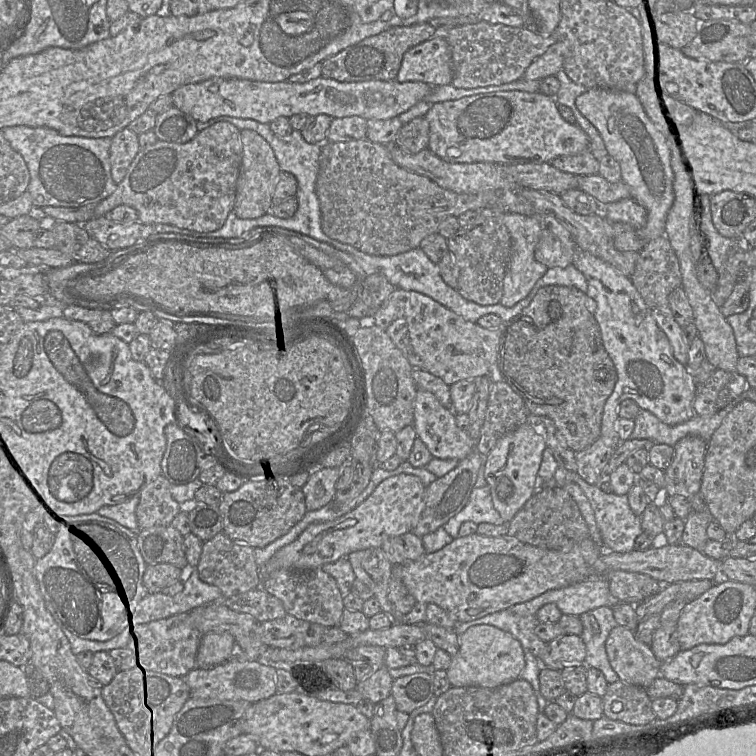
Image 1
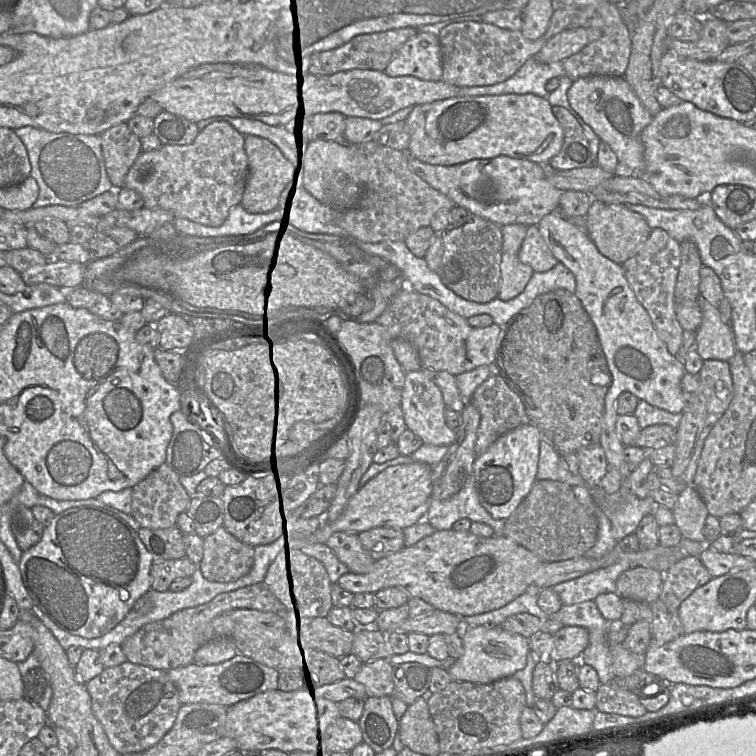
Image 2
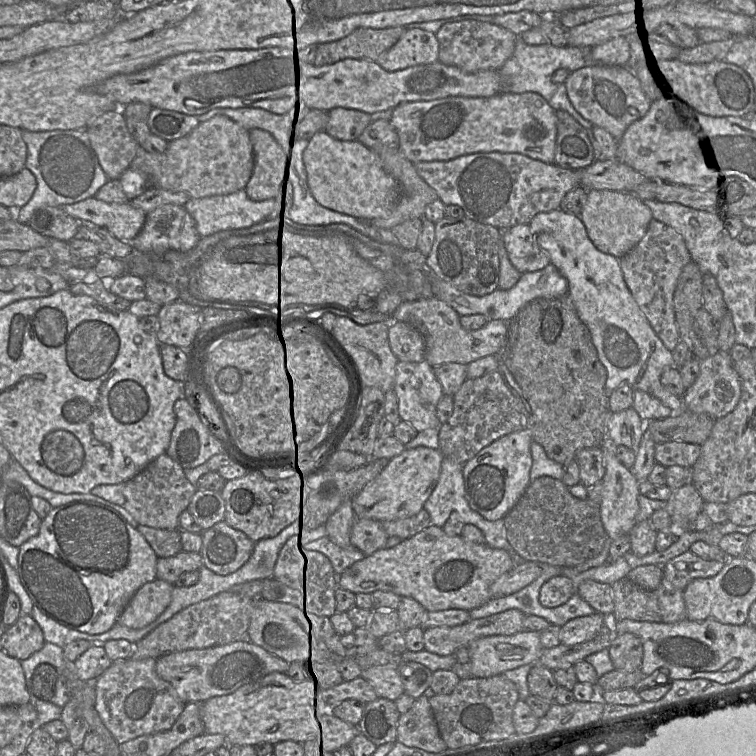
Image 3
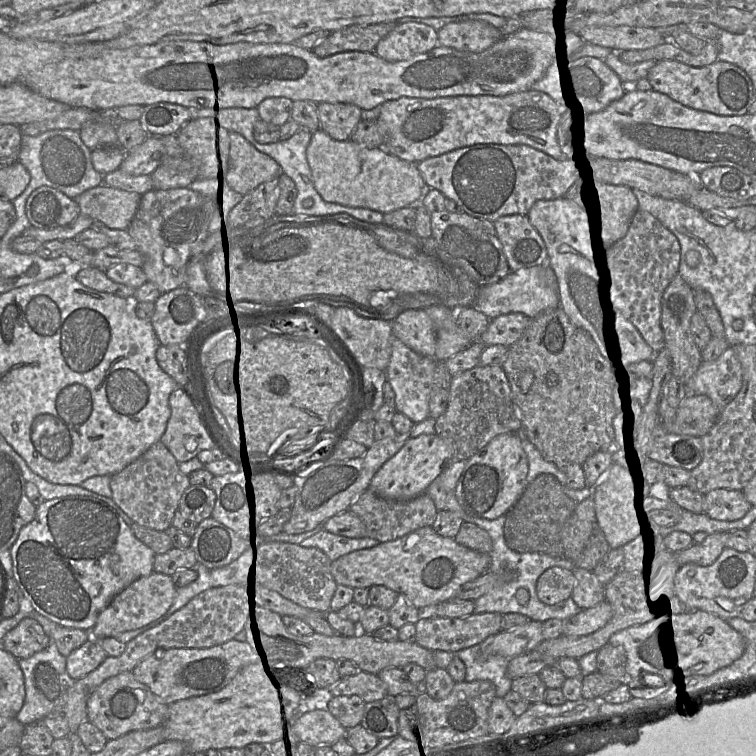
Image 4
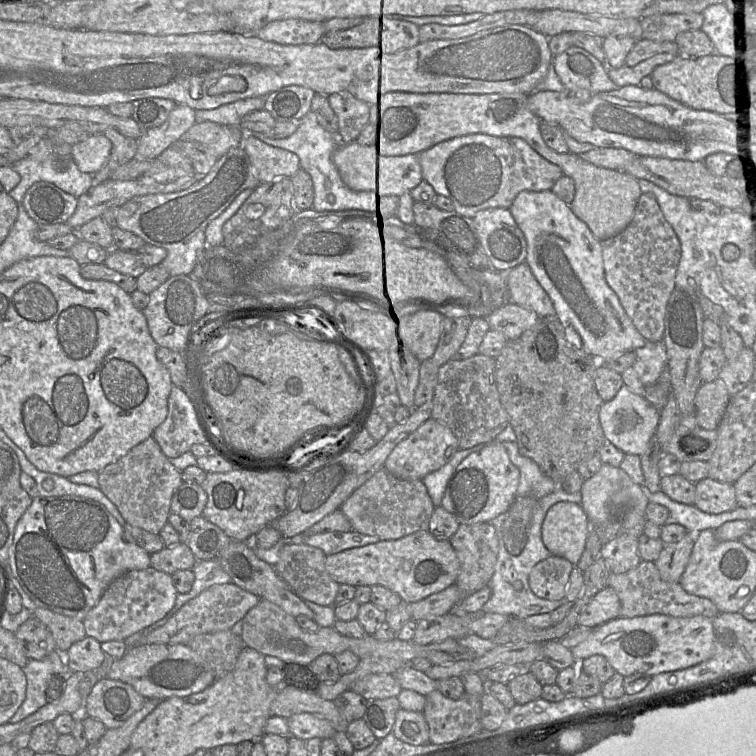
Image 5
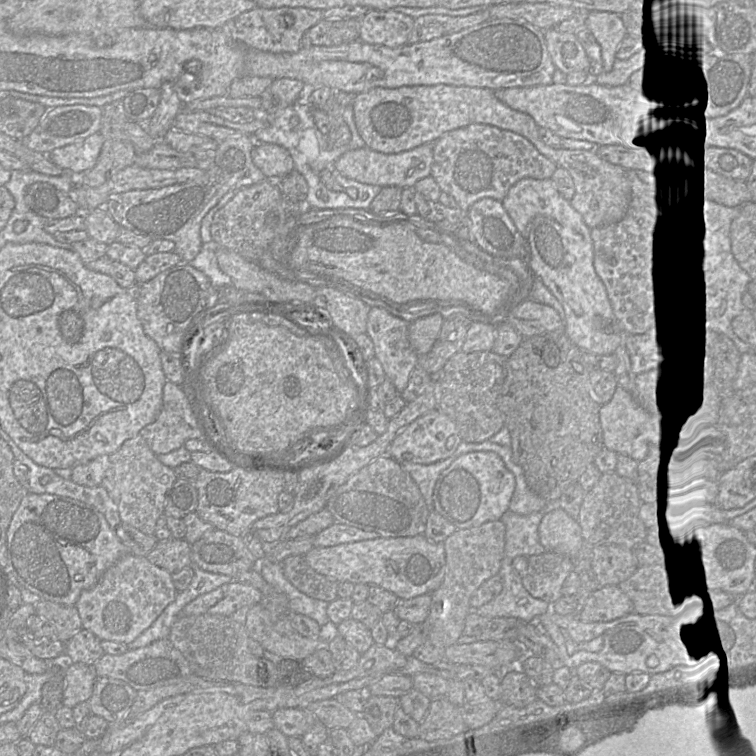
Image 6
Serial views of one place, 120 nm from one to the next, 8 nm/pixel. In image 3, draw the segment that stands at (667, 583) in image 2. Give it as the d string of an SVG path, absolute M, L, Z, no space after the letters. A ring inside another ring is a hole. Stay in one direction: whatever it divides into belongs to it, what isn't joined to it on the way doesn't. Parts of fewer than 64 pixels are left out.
M687 551L666 563L662 567L667 583L684 591L686 586L698 578L710 578L718 574L725 562L704 560Z

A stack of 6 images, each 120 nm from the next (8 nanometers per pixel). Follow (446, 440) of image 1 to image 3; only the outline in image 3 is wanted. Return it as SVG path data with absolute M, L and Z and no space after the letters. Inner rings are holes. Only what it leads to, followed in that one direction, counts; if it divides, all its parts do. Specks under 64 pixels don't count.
M425 359L420 362L398 361L393 391L397 396L398 412L403 421L409 423L417 432L439 428L441 422L436 414L436 406L444 393L433 367Z

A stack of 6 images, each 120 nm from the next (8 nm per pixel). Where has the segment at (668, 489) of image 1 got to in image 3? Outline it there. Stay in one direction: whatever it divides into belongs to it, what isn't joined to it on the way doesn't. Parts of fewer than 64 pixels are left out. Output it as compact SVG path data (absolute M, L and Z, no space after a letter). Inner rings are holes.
M715 351L701 360L697 379L682 397L683 410L704 414L718 420L737 406L741 396L740 378L733 366L729 352Z

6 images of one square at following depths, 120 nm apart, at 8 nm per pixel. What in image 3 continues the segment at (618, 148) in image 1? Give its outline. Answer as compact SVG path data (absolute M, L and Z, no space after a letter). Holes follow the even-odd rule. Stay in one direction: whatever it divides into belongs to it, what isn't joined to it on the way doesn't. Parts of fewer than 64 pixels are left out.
M591 63L569 73L564 84L574 109L593 126L605 129L617 141L631 123L647 113L651 102L641 90L638 79L626 66Z

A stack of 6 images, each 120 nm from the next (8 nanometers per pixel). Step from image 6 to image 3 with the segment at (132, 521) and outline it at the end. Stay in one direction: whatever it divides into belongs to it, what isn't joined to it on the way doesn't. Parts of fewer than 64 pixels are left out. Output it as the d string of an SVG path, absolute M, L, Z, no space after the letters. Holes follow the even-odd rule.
M163 453L124 483L125 503L123 507L140 525L174 530L179 528L179 515L186 510L195 491L194 485L185 478L184 469L166 453Z

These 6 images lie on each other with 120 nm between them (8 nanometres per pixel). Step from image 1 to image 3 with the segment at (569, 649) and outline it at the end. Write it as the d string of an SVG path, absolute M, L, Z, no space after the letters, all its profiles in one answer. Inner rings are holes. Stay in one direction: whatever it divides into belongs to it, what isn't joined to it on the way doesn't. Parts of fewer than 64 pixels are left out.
M595 612L589 616L569 620L560 627L560 643L577 645L591 639L605 624L605 616Z

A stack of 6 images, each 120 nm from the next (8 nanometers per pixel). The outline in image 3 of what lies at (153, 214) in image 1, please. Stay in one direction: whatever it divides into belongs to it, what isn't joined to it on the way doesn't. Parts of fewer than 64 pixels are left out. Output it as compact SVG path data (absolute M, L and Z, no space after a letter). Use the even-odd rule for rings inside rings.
M224 115L199 123L188 135L168 142L162 153L139 151L130 167L147 176L149 186L186 192L190 198L227 195L245 189L253 171L249 132Z

